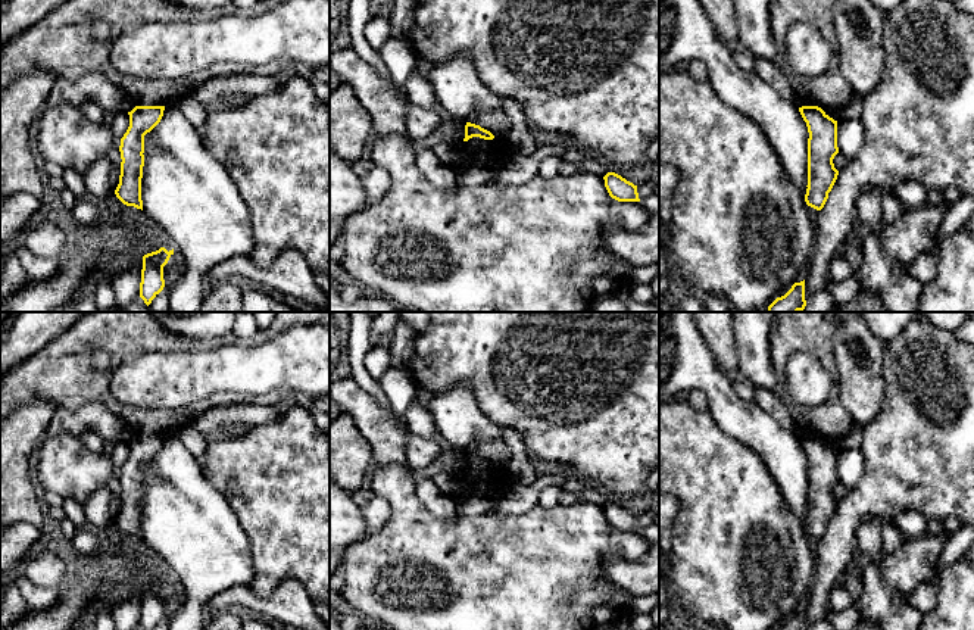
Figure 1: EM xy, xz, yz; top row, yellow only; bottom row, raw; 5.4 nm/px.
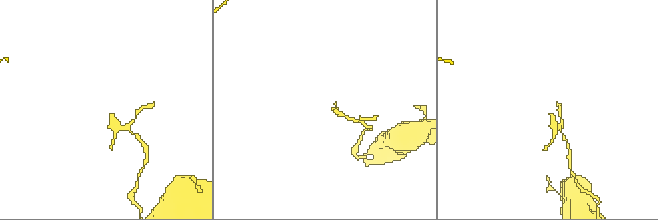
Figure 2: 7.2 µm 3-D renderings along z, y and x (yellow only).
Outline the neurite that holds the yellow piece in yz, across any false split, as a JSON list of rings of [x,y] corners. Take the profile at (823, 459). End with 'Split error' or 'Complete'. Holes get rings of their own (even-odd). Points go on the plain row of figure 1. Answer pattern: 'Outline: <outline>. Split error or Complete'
Outline: [[[802,436],[799,442],[809,462],[805,531],[808,536],[821,540],[839,505],[833,493],[834,486],[839,483],[837,450],[818,436]]]. Complete

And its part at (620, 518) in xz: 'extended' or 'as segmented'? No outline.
as segmented

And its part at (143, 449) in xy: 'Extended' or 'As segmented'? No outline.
As segmented

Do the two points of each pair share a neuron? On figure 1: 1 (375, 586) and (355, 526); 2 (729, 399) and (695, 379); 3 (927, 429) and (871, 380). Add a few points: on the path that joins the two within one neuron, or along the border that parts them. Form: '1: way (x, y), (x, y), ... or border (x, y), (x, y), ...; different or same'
1: border (370, 535), (353, 540), (345, 551); different
2: way (720, 390), (708, 379), (704, 379); same
3: border (883, 355), (883, 402), (877, 415), (870, 423); different

